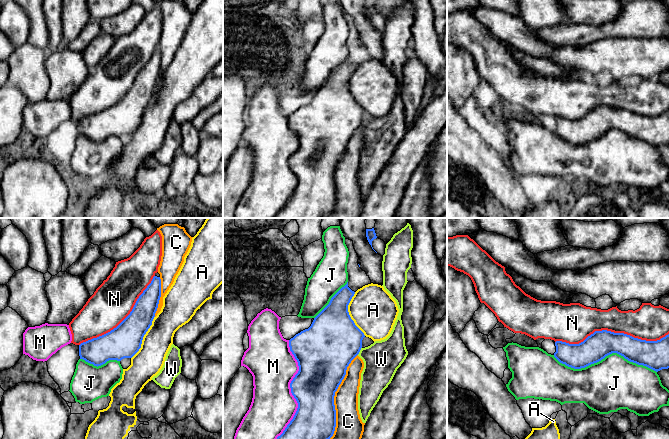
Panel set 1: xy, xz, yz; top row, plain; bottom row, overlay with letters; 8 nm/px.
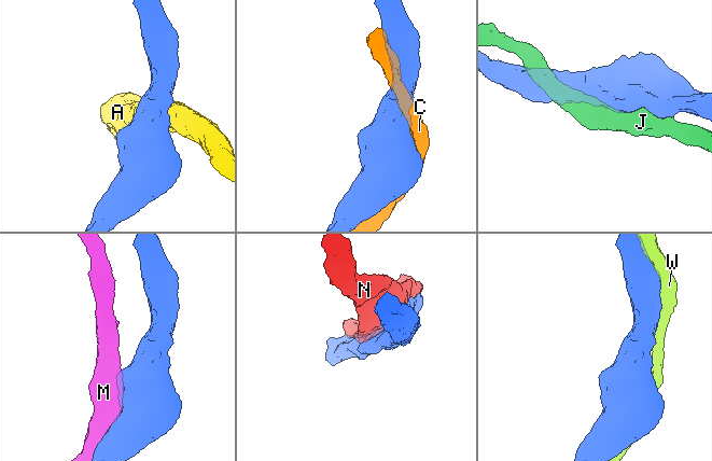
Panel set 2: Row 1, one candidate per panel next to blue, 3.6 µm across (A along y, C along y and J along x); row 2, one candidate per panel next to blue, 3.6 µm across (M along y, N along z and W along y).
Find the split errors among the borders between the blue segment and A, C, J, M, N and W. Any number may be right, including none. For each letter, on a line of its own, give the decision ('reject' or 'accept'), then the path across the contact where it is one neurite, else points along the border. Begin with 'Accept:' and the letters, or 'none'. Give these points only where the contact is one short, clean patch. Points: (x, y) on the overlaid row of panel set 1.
Accept: none
A: reject
C: reject
J: reject
M: reject
N: reject
W: reject

